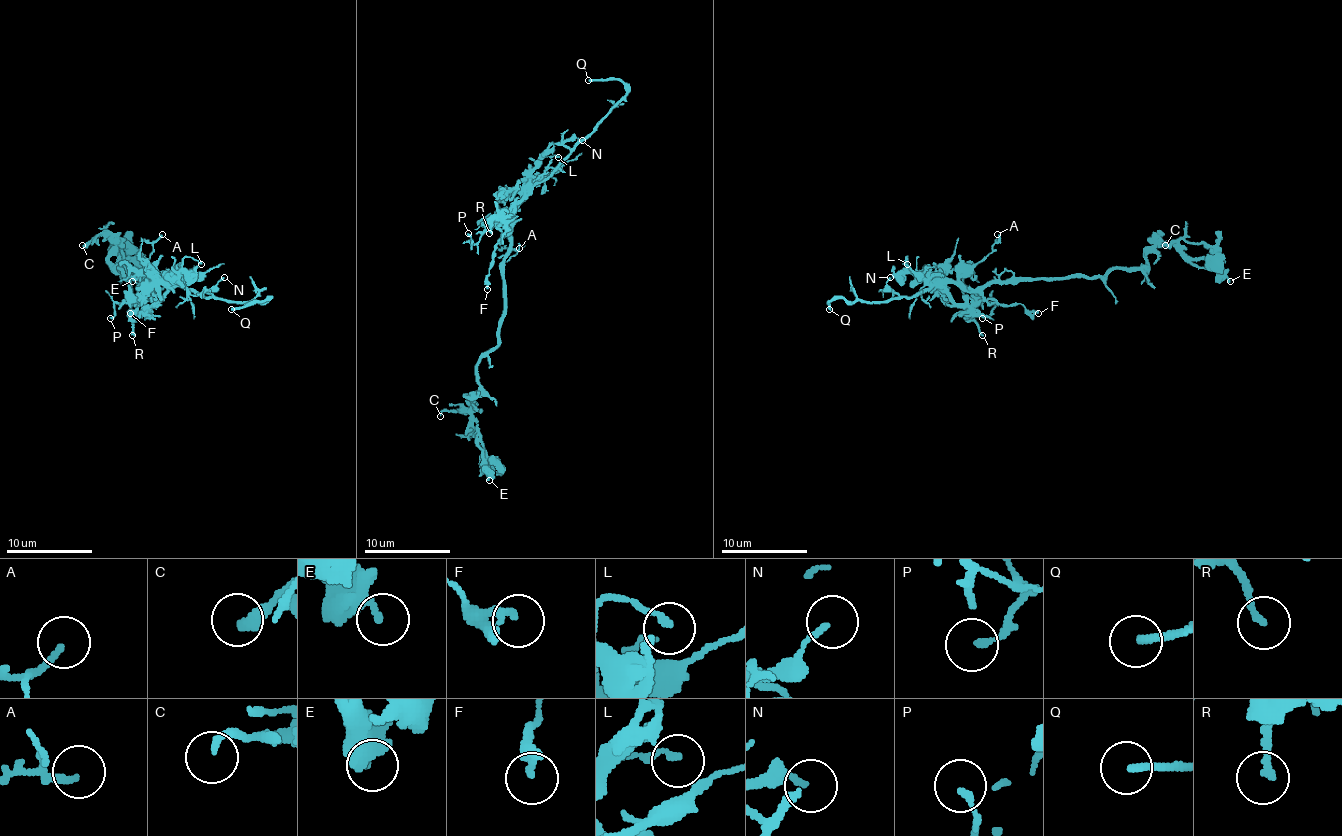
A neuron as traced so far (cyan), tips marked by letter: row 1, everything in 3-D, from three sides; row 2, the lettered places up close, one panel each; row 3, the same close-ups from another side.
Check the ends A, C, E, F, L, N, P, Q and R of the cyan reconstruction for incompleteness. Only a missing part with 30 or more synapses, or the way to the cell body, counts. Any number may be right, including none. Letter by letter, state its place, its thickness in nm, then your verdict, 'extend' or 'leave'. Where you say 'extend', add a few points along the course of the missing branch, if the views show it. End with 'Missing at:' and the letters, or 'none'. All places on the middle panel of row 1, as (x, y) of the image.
A: at (519, 248); 170 nm thick; leave
C: at (440, 416); 240 nm thick; leave
E: at (489, 480); 240 nm thick; leave
F: at (487, 289); 180 nm thick; leave
L: at (558, 157); 140 nm thick; leave
N: at (582, 140); 140 nm thick; leave
P: at (468, 233); 160 nm thick; leave
Q: at (588, 80); 220 nm thick; extend; missing branch runs (588, 80), (552, 80), (534, 97), (522, 99), (414, 108), (367, 91)
R: at (489, 233); 190 nm thick; leave
Missing at: Q

